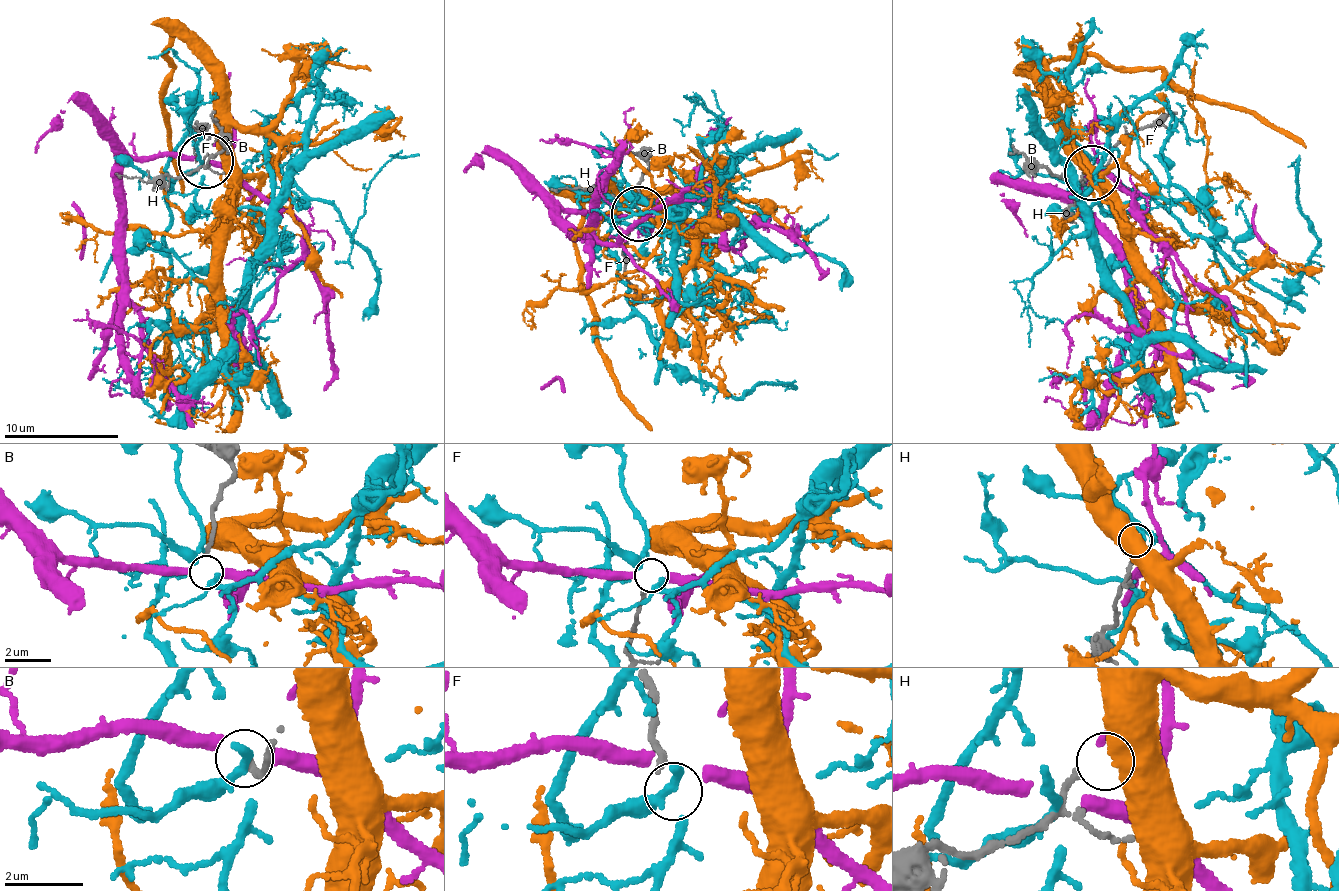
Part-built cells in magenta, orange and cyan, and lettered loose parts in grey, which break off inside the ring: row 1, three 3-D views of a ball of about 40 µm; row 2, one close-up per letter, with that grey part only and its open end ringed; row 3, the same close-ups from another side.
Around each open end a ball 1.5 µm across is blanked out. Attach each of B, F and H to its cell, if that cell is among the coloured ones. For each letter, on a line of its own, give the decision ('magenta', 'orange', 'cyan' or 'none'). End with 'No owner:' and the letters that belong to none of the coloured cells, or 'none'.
B: none
F: cyan
H: orange
No owner: B

